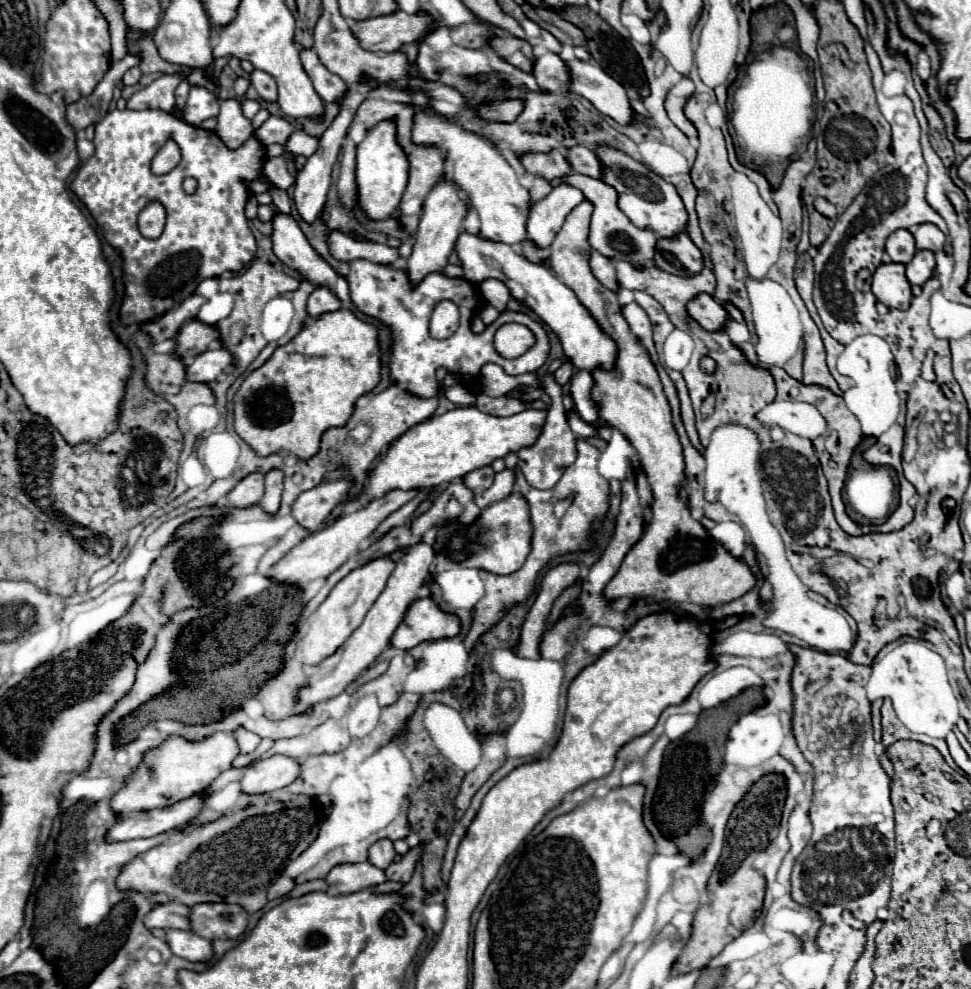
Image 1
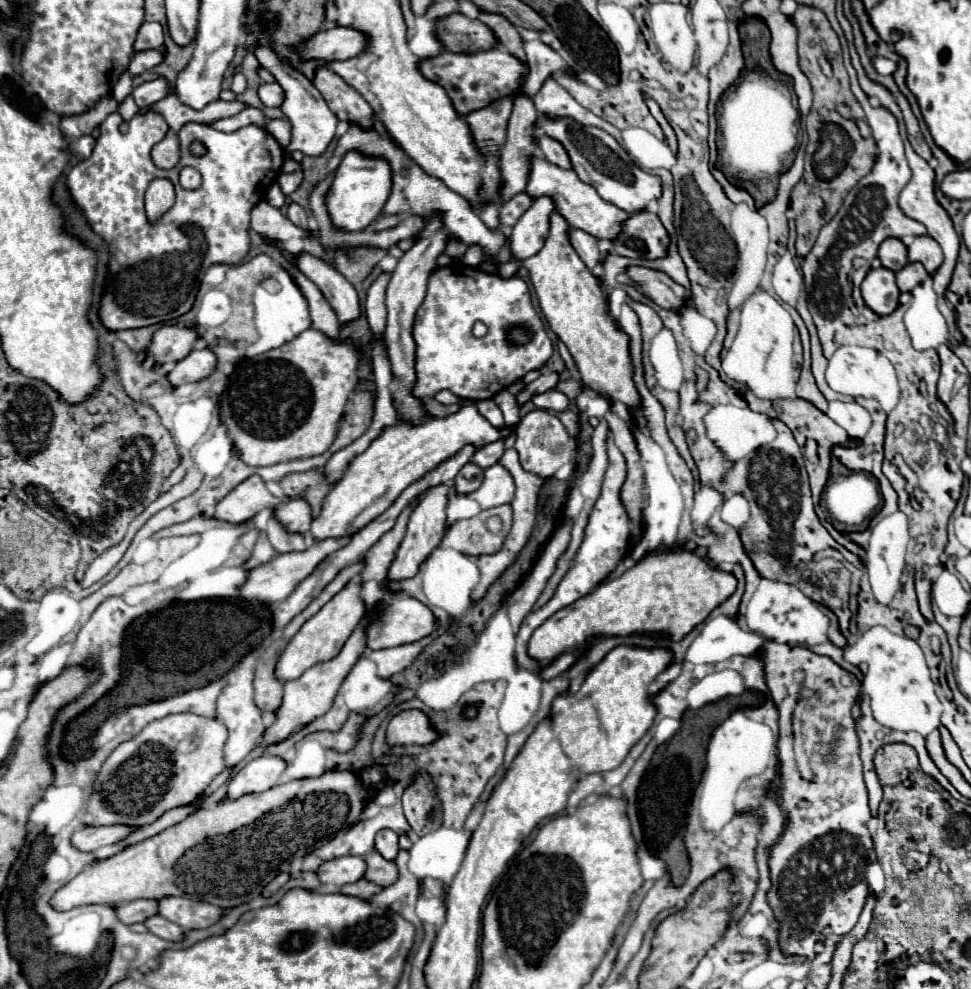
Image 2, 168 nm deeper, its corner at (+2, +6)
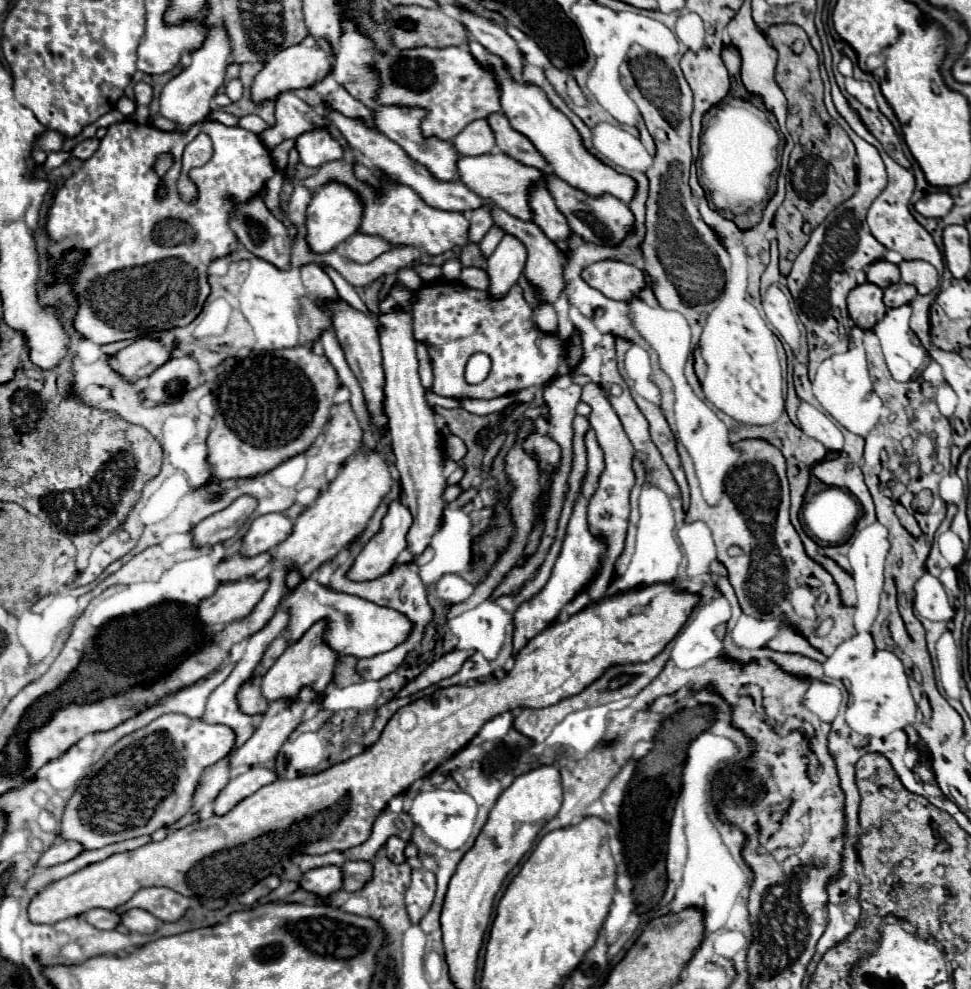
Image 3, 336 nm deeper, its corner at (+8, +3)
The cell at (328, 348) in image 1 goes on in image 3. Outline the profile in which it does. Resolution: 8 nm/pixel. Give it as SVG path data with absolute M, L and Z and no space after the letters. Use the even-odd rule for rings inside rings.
M305 346L263 352L253 358L235 360L229 364L217 380L217 414L213 418L213 428L207 442L207 462L211 472L209 488L217 490L223 482L257 476L259 472L273 470L287 458L305 452L327 424L337 388L339 378L329 360L325 356L309 356L309 348ZM287 362L295 364L301 372L289 372Z

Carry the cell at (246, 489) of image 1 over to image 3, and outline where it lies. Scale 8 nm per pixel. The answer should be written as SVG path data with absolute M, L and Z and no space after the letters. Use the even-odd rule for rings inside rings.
M241 496L229 508L205 518L191 530L195 546L213 546L233 538L255 508L257 500L253 496Z

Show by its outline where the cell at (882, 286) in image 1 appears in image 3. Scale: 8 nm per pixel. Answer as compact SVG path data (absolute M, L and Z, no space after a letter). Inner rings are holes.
M861 284L849 292L849 316L861 330L871 330L887 312L883 306L883 290L875 284Z

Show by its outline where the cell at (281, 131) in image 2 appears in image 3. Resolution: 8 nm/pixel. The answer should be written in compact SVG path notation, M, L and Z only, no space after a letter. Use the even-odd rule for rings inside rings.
M243 116L237 126L245 128L245 130L251 130L251 132L255 132L255 134L259 134L259 132L263 132L263 130L267 128L267 124L265 124L259 116Z

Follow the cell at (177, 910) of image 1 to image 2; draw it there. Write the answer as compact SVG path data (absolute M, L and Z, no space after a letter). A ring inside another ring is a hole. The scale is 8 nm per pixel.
M139 899L139 901L131 901L131 903L119 903L117 905L117 917L125 923L125 925L133 925L133 923L143 923L145 919L157 915L157 901L149 901L149 899Z

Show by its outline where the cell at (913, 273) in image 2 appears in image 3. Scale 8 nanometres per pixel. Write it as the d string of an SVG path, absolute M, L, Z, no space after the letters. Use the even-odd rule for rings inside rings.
M897 282L897 284L891 284L889 288L883 290L883 304L887 308L897 308L897 306L909 304L915 296L917 296L917 290L913 286Z

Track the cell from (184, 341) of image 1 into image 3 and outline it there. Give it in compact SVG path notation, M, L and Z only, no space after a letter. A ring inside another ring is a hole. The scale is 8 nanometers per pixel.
M141 338L131 346L119 350L113 360L119 364L119 374L125 380L147 378L153 370L163 366L169 360L171 350L159 340Z

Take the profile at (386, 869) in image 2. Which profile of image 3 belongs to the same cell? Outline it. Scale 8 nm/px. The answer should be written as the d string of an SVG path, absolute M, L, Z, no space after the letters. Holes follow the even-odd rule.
M347 862L347 864L343 864L341 866L341 874L343 874L341 888L345 892L357 892L371 878L371 872L373 872L371 862Z

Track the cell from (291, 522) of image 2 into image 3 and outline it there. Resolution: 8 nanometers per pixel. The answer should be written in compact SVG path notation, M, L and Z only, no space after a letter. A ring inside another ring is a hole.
M277 512L277 514L259 516L251 522L251 526L243 538L241 554L257 556L261 552L269 552L279 542L283 542L291 534L291 530L293 530L293 522L285 514Z

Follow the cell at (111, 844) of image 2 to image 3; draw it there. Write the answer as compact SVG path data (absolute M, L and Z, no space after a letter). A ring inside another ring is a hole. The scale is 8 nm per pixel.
M59 840L55 842L39 860L37 866L55 866L55 864L63 864L73 860L75 856L79 856L83 852L81 844L77 842L67 842L67 840Z

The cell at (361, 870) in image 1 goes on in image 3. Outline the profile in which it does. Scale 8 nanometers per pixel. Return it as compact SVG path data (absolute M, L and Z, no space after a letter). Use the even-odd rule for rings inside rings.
M323 866L323 868L313 868L303 874L299 880L299 888L317 894L317 896L329 896L341 888L341 870L337 866Z

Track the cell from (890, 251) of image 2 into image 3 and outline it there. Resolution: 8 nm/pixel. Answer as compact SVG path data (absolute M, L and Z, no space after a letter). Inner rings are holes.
M885 260L873 262L867 268L867 282L871 282L871 284L885 290L887 286L899 282L899 268L895 264L891 264L891 262L885 262Z

